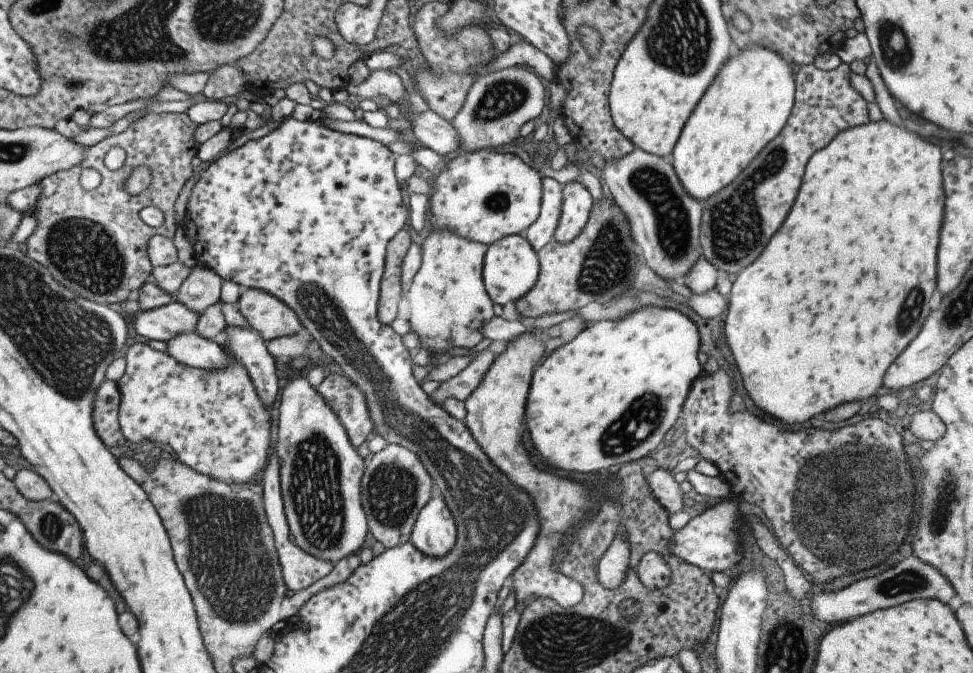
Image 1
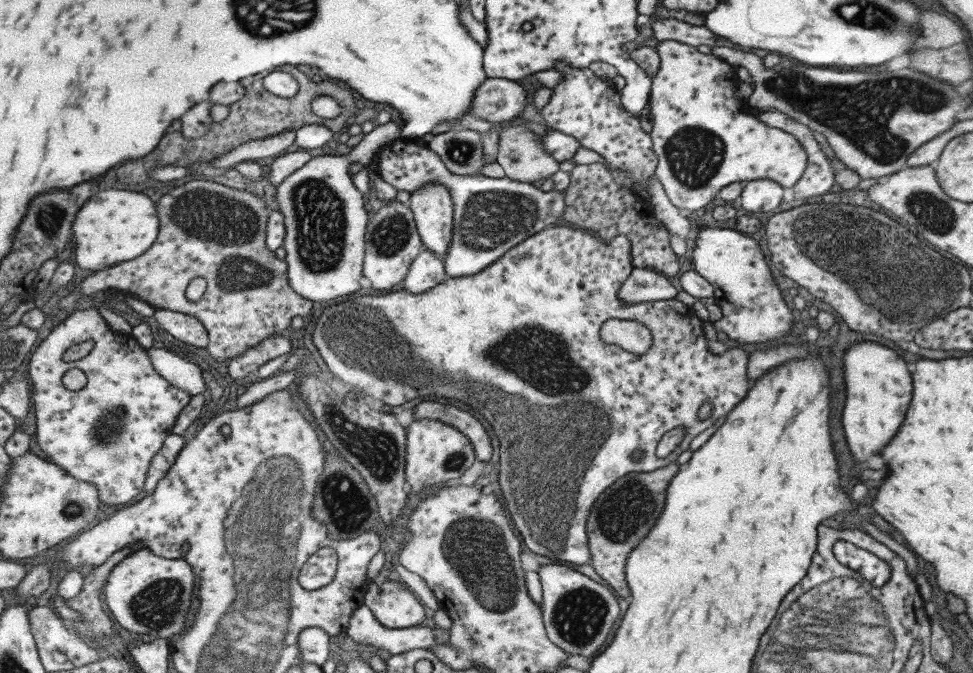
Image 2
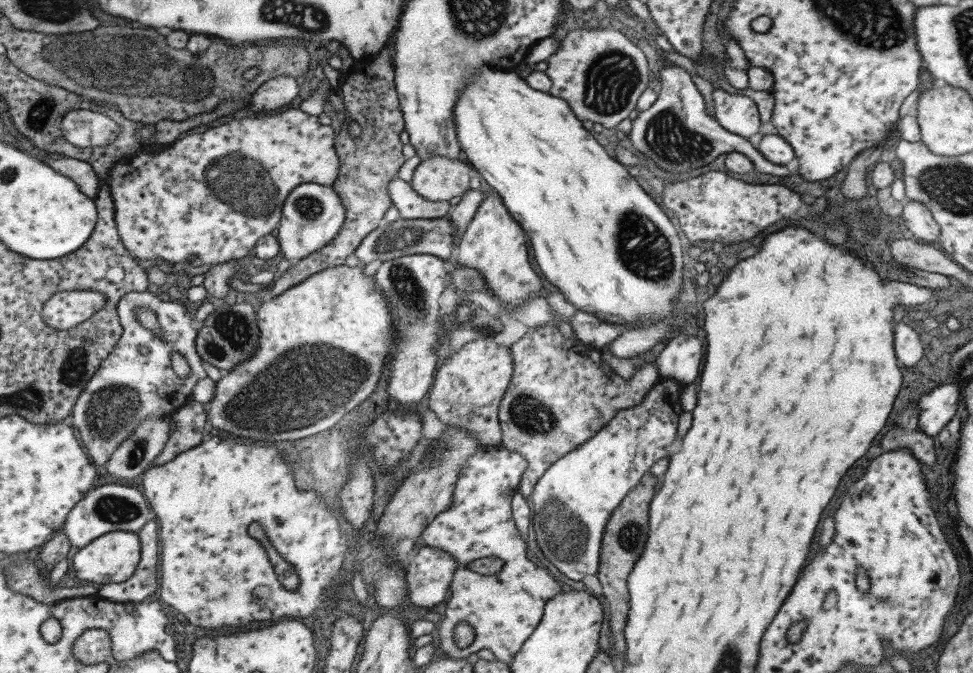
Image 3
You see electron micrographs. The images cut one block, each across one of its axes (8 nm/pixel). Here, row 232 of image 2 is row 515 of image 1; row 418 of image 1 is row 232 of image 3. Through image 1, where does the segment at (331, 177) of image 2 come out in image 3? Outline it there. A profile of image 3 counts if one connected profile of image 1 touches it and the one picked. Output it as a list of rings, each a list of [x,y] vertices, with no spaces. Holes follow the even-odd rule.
[[[312,182],[298,184],[290,190],[280,208],[280,219],[276,227],[279,252],[291,266],[295,265],[299,260],[329,245],[339,233],[344,217],[345,209],[339,195],[331,187]]]

